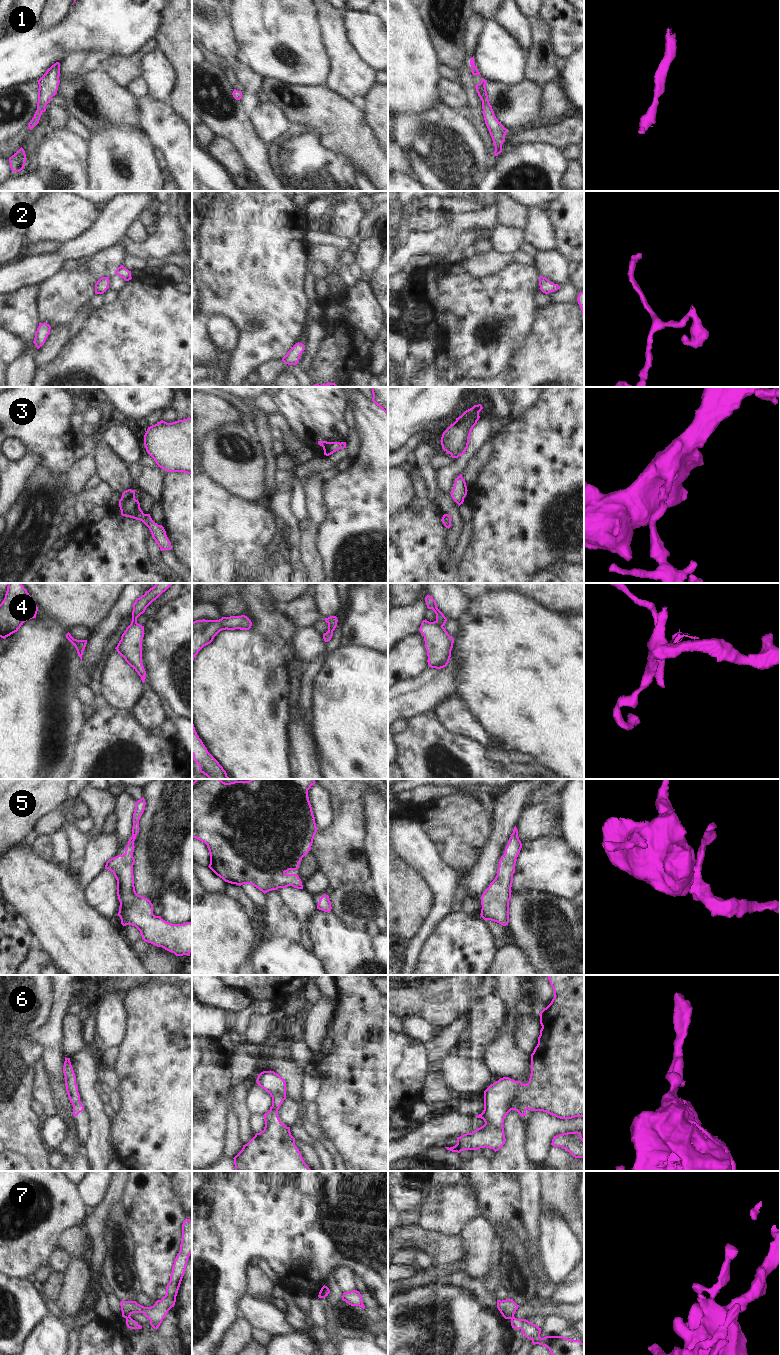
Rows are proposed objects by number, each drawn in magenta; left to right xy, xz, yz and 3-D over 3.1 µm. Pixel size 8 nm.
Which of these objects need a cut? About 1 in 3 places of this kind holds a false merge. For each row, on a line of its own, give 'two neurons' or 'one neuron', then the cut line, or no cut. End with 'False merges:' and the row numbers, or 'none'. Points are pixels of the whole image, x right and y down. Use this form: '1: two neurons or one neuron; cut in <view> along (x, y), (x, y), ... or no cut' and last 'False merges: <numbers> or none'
1: one neuron; no cut
2: one neuron; no cut
3: one neuron; no cut
4: two neurons; cut in yz along (435, 621), (442, 626)
5: one neuron; no cut
6: one neuron; no cut
7: two neurons; cut in xy along (130, 1317), (126, 1318)
False merges: 4, 7

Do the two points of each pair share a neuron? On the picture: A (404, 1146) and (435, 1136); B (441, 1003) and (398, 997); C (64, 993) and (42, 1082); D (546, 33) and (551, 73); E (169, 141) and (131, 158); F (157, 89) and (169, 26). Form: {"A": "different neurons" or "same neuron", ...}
{"A": "same neuron", "B": "same neuron", "C": "different neurons", "D": "same neuron", "E": "different neurons", "F": "different neurons"}

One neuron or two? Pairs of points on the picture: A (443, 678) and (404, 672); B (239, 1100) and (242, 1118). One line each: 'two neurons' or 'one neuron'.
A: two neurons
B: one neuron

